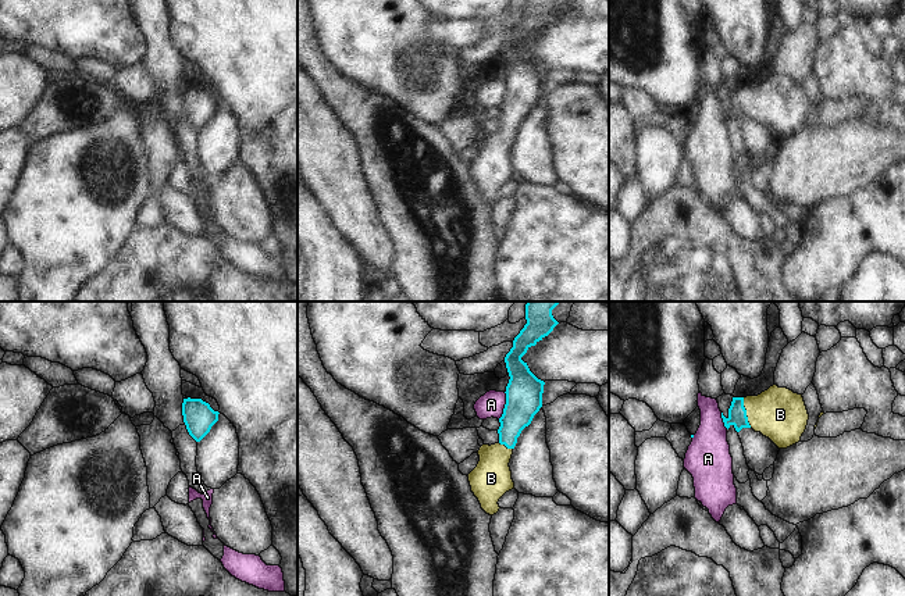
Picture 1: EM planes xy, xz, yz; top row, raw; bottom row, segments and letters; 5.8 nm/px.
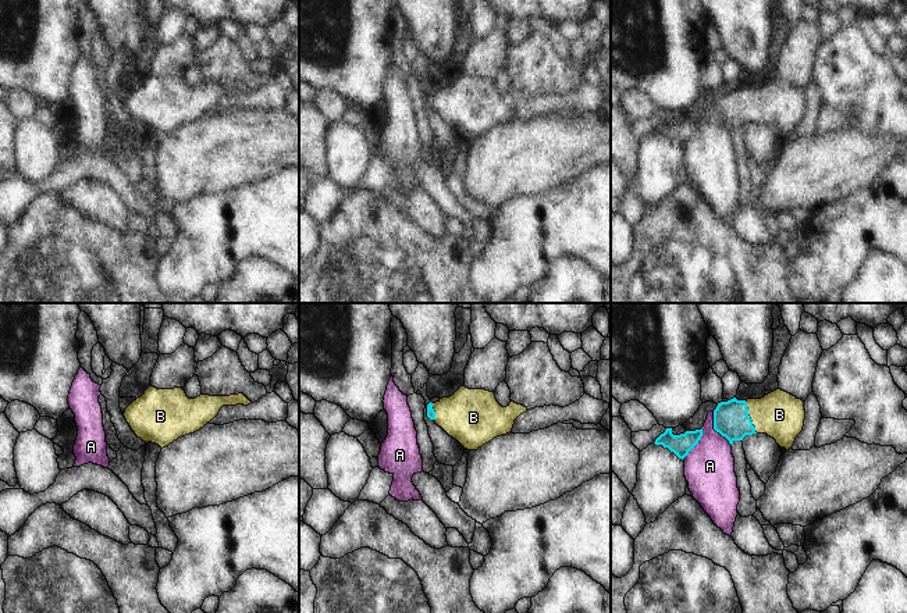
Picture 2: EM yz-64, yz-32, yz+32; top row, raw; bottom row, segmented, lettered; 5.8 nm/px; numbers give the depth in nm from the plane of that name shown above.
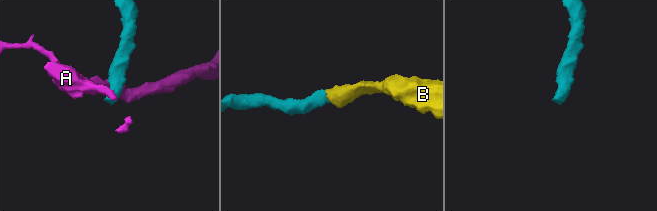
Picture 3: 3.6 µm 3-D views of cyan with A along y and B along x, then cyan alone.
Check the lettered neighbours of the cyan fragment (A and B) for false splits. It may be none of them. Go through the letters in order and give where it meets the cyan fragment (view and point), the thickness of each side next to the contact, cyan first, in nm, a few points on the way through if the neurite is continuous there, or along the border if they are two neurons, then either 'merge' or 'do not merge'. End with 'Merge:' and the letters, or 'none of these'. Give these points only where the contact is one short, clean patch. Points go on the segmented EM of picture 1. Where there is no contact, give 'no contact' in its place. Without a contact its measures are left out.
A: xz (505, 406) | 220/140 nm | along xz (505, 392), (503, 413), (498, 418) | do not merge
B: yz (745, 413) | 110/300 nm | across yz (737, 414), (745, 413), (780, 414) | merge
Merge: B

